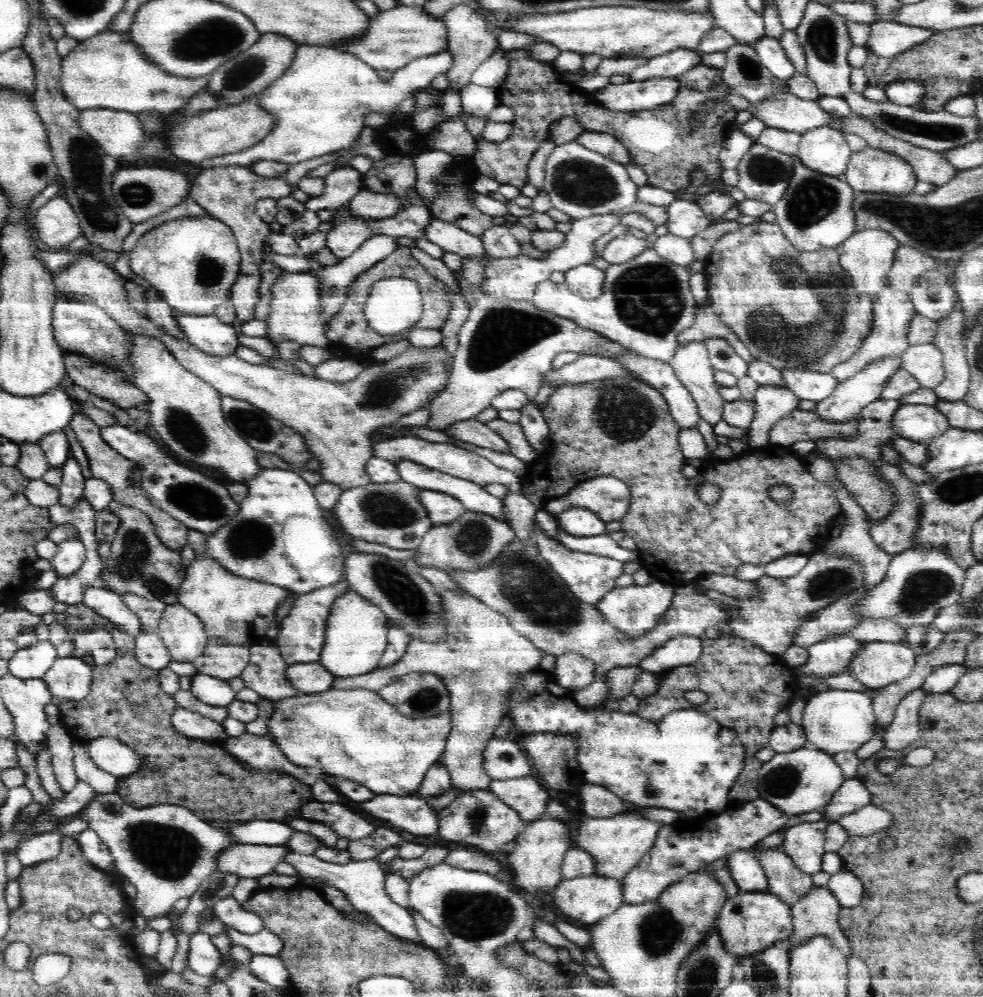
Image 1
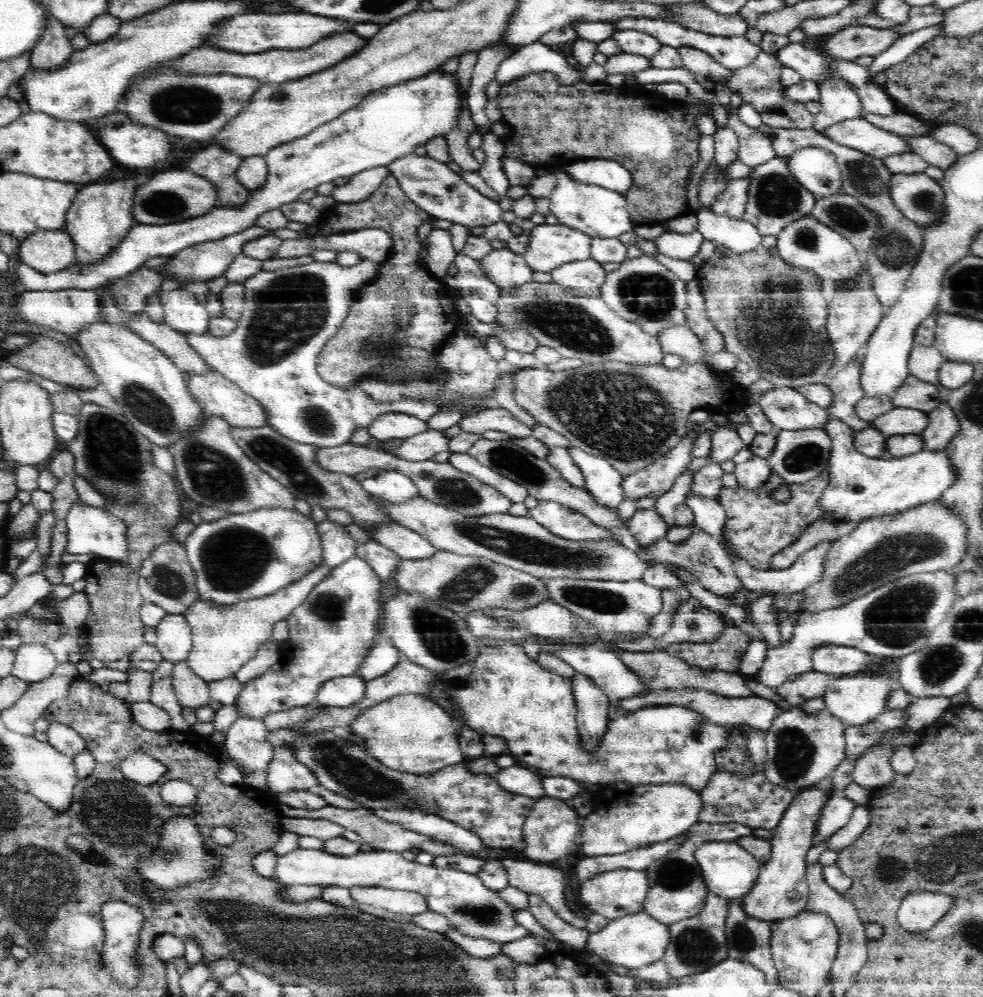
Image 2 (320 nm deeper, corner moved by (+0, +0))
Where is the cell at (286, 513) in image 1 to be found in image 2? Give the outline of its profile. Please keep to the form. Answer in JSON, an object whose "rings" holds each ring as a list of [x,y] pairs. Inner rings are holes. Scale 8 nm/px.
{"rings":[[[260,508],[260,510],[254,510],[254,512],[246,512],[246,514],[228,514],[224,518],[220,518],[220,520],[202,522],[196,525],[196,528],[194,528],[182,544],[187,550],[189,564],[193,568],[197,578],[196,586],[199,600],[213,602],[213,604],[238,604],[242,600],[262,598],[262,596],[274,594],[274,592],[282,587],[286,587],[295,580],[298,580],[301,576],[304,576],[308,571],[322,565],[322,543],[317,531],[317,523],[311,519],[311,515],[306,517],[306,515],[298,513],[295,508]]]}

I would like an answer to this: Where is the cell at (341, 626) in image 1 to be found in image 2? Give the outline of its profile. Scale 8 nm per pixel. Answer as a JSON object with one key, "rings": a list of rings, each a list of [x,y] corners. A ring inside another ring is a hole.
{"rings":[[[382,630],[376,634],[376,638],[376,643],[364,660],[364,665],[356,674],[366,682],[391,672],[402,656]]]}

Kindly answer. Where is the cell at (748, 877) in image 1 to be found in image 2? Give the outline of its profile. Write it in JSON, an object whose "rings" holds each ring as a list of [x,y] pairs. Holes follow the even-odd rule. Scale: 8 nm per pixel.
{"rings":[[[716,841],[701,844],[694,853],[707,888],[718,896],[740,900],[754,886],[758,878],[761,863],[737,842]]]}

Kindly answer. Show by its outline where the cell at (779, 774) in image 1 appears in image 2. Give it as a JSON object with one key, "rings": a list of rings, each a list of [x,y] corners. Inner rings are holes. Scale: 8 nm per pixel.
{"rings":[[[800,705],[793,706],[786,712],[780,712],[772,726],[765,731],[765,743],[767,746],[767,756],[764,760],[764,774],[773,784],[778,784],[787,790],[797,793],[808,786],[816,786],[824,778],[830,777],[834,770],[845,757],[845,731],[846,725],[842,720],[837,720],[836,716],[826,713],[811,716],[807,714]]]}

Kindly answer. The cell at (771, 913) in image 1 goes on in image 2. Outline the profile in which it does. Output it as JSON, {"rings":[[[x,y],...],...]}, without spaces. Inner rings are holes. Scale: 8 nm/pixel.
{"rings":[[[816,784],[796,794],[792,804],[788,805],[780,822],[773,829],[772,839],[769,840],[771,844],[769,859],[761,865],[752,890],[740,899],[750,917],[764,922],[776,922],[807,908],[809,888],[806,882],[806,854],[812,846],[820,812],[824,808],[824,802],[831,797],[831,790],[828,788],[822,790],[822,784]]]}

